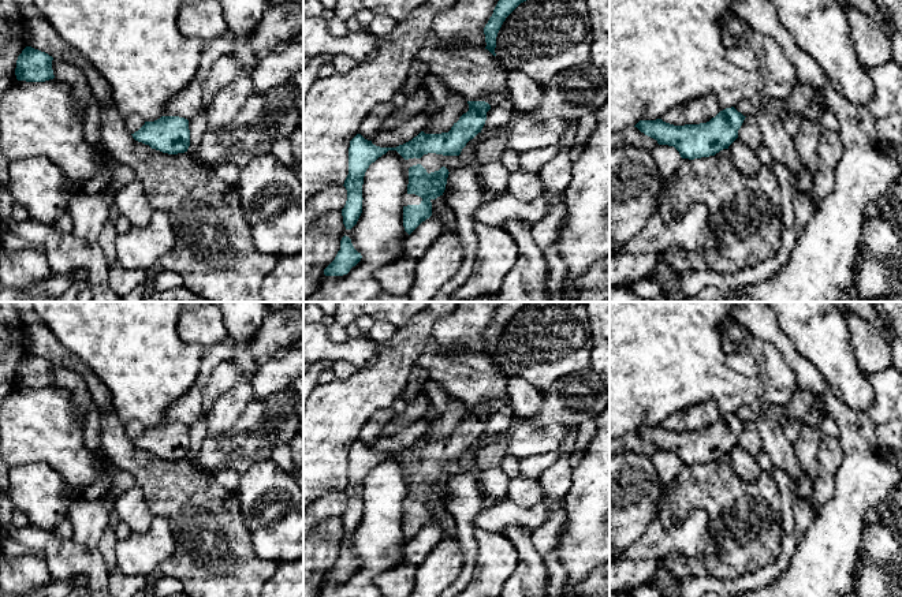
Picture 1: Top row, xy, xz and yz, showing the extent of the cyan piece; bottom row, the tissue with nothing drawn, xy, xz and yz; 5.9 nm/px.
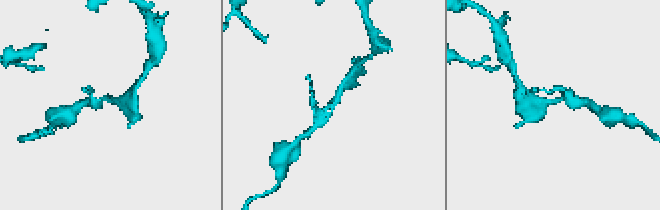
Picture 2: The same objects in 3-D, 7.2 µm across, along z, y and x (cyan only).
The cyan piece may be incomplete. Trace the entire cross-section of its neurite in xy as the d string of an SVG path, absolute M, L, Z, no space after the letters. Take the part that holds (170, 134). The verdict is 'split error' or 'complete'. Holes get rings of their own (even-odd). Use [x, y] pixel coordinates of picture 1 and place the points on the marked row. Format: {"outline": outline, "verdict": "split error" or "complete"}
{"outline": "M161 116L131 134L138 142L168 154L187 152L190 146L189 120L179 116Z", "verdict": "complete"}

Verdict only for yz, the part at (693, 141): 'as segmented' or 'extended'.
as segmented

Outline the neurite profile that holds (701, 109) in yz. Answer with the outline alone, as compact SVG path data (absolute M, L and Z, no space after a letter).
M704 96L667 111L661 120L674 126L707 123L720 112L715 96Z

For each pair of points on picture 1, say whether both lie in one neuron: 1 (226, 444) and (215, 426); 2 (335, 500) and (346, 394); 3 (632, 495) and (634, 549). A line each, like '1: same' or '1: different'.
1: different
2: different
3: different

